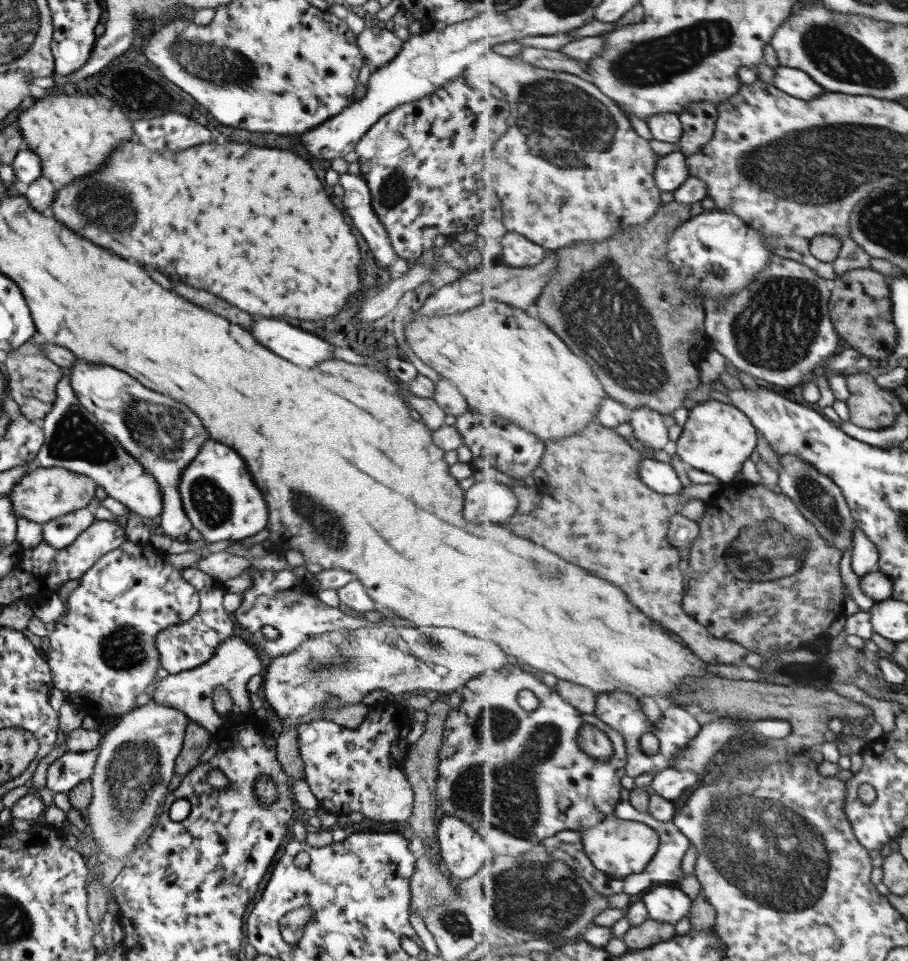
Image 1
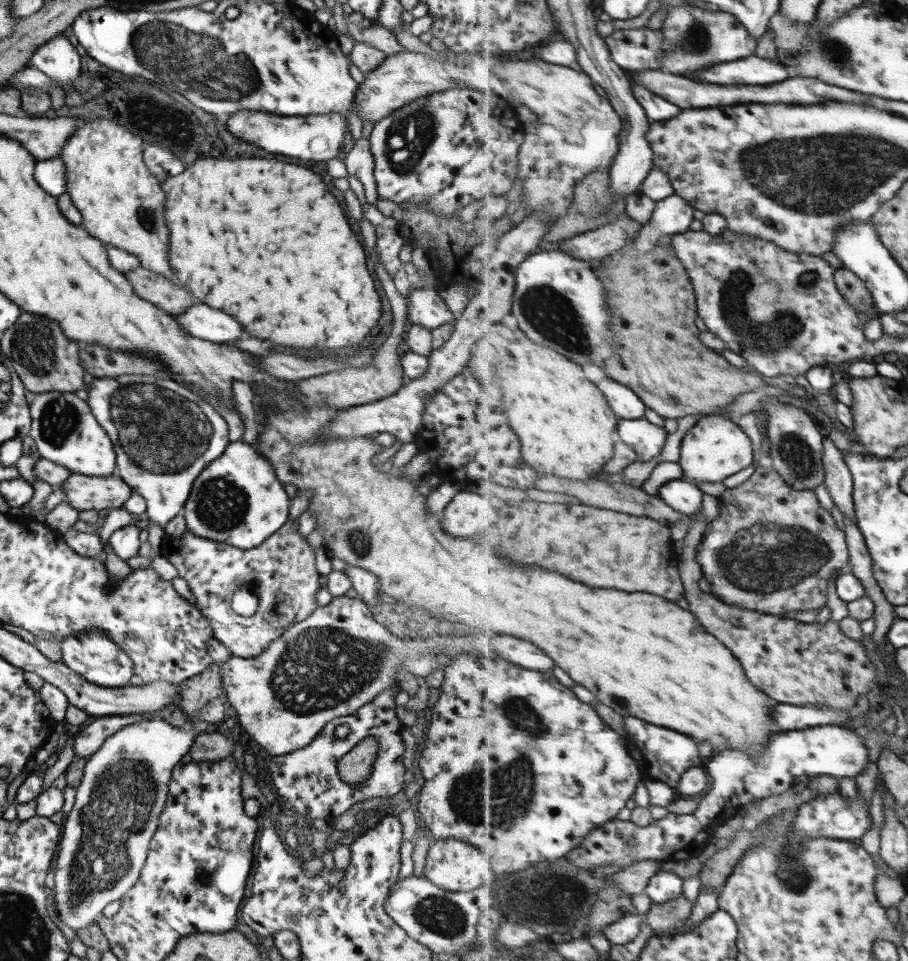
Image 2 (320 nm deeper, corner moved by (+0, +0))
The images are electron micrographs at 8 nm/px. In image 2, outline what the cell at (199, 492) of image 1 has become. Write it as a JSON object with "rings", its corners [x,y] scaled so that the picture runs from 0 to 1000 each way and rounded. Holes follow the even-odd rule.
{"rings":[[[268,458],[252,460],[246,472],[217,494],[203,522],[205,550],[216,559],[274,572],[297,559],[317,539],[316,514],[296,480]]]}

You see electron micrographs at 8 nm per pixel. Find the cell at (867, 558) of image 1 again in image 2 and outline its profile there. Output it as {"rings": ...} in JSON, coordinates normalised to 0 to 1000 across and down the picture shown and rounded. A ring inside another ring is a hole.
{"rings":[[[909,454],[907,458],[907,486],[911,510],[926,534],[943,543],[941,523],[941,495],[930,478],[930,472],[920,464],[920,460]]]}

